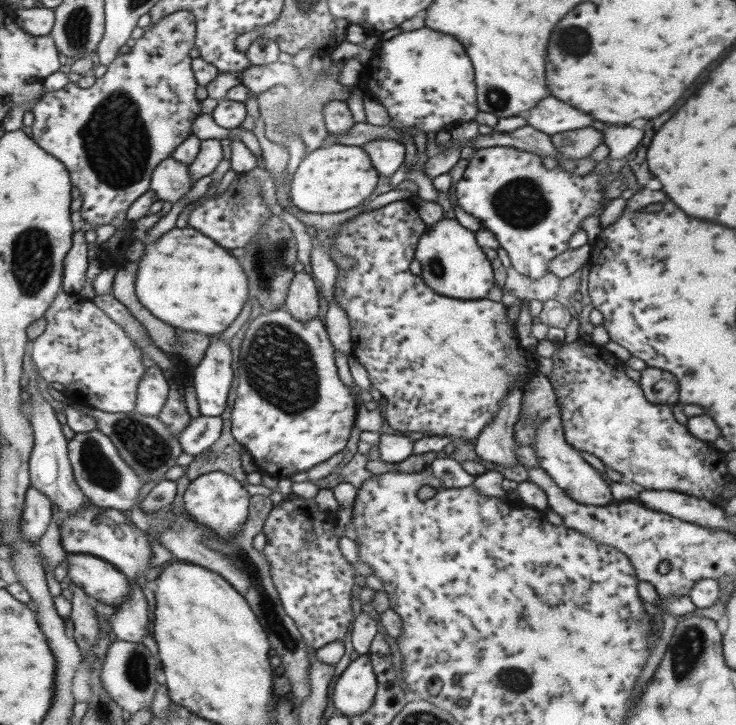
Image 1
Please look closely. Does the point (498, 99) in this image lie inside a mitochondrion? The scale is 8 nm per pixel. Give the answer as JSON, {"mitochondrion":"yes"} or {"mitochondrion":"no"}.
{"mitochondrion":"yes"}

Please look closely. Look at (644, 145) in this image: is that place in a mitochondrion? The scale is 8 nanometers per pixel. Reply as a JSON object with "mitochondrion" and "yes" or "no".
{"mitochondrion":"no"}

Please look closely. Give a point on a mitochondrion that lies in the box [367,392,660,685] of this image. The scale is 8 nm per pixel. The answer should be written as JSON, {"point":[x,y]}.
{"point":[637,623]}

